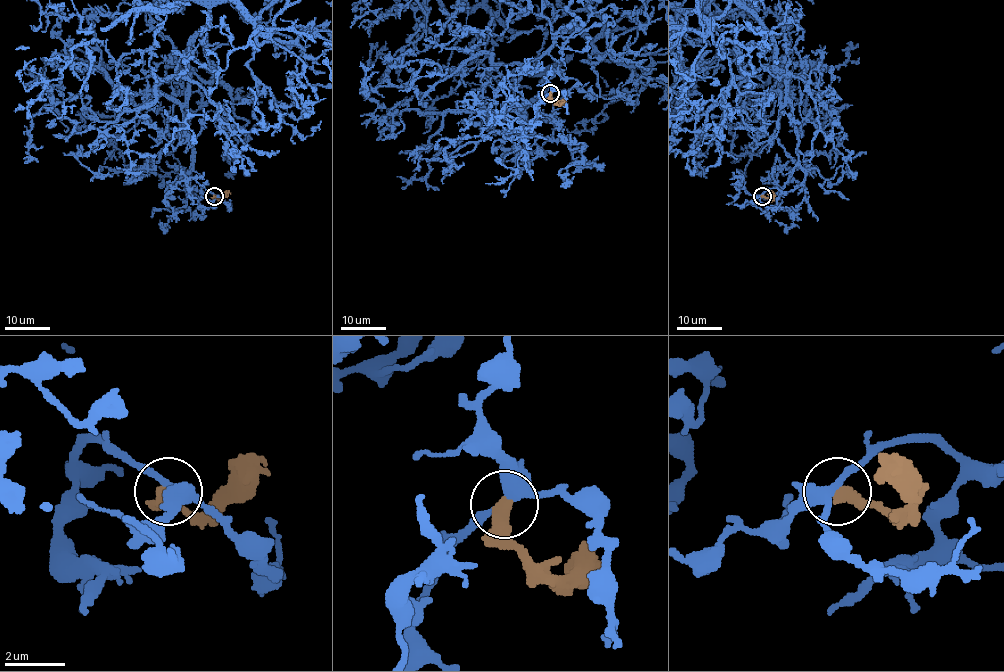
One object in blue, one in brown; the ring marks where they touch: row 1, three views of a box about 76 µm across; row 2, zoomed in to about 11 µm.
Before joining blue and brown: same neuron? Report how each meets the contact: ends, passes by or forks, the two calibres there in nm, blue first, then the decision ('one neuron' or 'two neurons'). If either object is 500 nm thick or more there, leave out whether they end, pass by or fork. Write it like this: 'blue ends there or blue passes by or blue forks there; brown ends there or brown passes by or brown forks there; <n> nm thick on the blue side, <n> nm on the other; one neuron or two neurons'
blue forks there; brown ends there; 320 nm thick on the blue side, 460 nm on the other; two neurons

